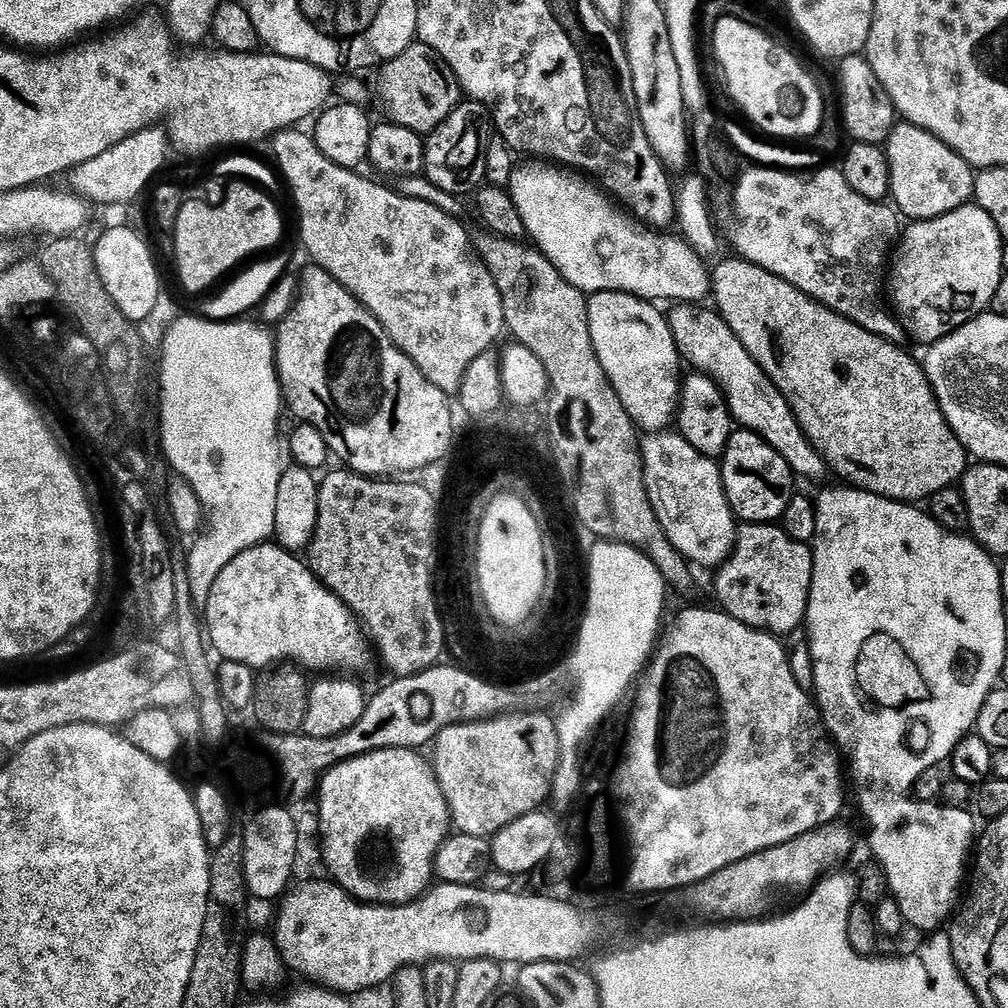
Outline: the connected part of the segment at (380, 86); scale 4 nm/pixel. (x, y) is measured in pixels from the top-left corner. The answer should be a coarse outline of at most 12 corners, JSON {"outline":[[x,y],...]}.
{"outline":[[414,42],[379,69],[389,121],[433,132],[462,103],[454,70]]}

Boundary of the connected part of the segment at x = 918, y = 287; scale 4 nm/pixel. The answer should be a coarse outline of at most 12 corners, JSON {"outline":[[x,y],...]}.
{"outline":[[974,202],[903,229],[890,304],[923,346],[989,311],[1006,241]]}

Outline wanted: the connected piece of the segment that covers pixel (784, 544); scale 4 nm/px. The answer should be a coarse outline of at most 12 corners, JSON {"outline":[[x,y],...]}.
{"outline":[[741,523],[719,607],[785,638],[805,623],[809,545]]}

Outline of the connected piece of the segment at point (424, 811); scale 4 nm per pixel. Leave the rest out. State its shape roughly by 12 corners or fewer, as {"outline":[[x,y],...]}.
{"outline":[[419,751],[320,779],[327,875],[361,904],[429,891],[450,815]]}

